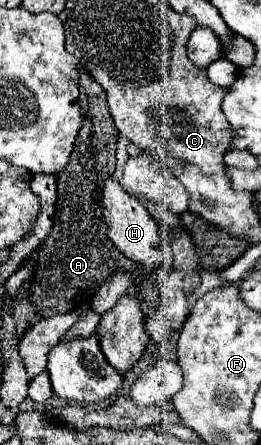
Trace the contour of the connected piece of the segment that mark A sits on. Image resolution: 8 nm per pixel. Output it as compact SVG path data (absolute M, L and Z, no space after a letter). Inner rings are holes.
M81 72L79 76L79 106L83 122L69 164L63 168L63 174L59 174L57 180L55 226L43 242L43 250L39 252L33 282L33 302L39 304L39 310L45 318L63 314L73 306L91 300L95 290L99 290L99 286L103 286L103 282L117 270L137 270L135 260L121 254L107 236L101 194L103 182L115 170L115 148L119 132L115 130L113 118L109 114L105 90L87 72Z

